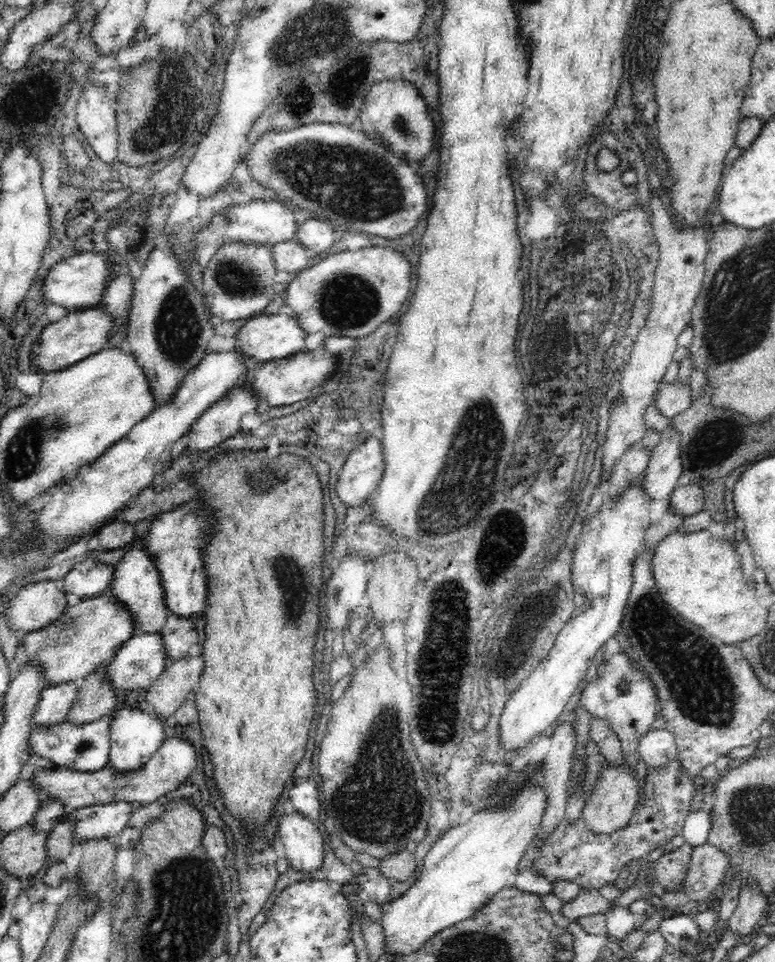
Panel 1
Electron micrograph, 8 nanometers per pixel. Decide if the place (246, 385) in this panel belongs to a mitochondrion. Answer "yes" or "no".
no

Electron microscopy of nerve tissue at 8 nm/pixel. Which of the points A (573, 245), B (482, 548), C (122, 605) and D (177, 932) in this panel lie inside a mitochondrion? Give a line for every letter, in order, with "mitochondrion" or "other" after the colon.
A: other
B: mitochondrion
C: other
D: mitochondrion

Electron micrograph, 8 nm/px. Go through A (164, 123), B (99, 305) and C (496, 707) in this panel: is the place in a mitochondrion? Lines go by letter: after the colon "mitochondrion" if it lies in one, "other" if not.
A: mitochondrion
B: other
C: other

